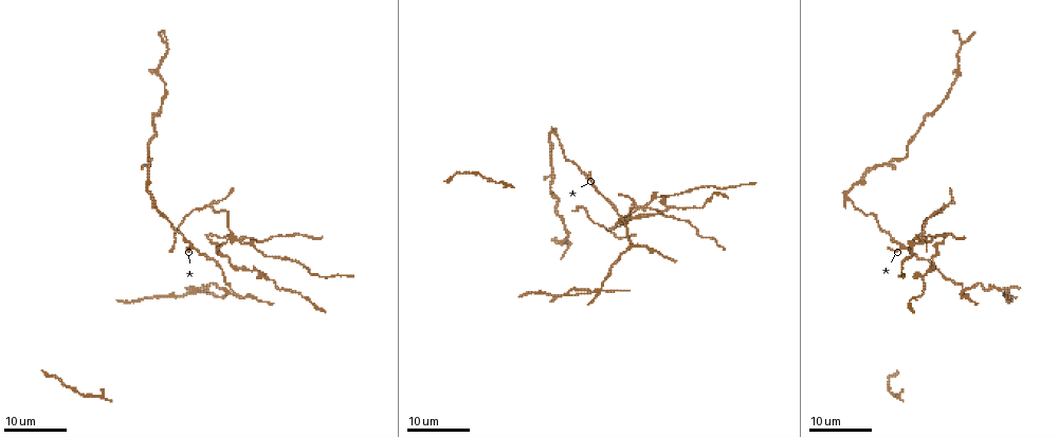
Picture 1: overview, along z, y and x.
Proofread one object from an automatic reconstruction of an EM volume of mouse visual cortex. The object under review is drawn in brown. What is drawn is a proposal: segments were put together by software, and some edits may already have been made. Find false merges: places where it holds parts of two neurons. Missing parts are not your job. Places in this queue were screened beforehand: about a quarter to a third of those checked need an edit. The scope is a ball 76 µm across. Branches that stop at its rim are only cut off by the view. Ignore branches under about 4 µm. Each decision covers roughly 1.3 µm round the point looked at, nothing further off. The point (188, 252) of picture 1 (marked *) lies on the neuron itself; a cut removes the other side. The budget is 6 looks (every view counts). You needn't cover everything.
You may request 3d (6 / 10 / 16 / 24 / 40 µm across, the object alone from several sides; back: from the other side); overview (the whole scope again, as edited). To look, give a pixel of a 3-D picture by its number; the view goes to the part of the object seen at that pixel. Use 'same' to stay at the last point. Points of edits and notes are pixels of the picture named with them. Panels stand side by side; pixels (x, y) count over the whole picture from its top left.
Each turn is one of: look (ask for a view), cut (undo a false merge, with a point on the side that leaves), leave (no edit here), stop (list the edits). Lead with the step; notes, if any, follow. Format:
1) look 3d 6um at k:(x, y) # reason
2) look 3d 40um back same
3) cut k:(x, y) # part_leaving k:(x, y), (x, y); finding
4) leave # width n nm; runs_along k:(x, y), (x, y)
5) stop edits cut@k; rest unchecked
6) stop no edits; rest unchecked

look 3d 24um at 1:(229, 293) # three arms meet

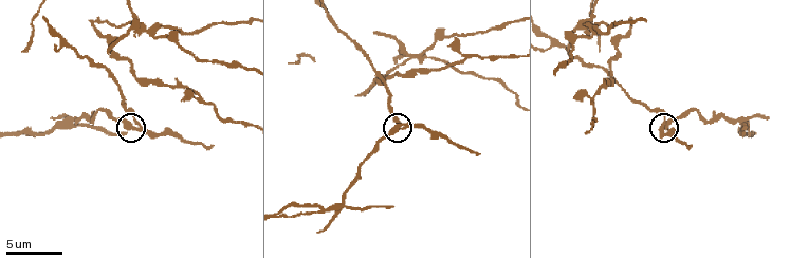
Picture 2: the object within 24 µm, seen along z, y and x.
look 3d 10um at 2:(395, 126) # zoom in

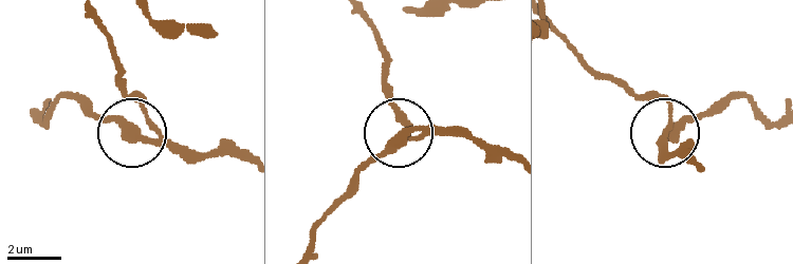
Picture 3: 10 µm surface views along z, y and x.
cut 3:(122, 129) # width 270 nm; part_leaving 3:(155, 142), (144, 134), (165, 32), (158, 18); two neurons meet here

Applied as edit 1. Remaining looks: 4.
look overview

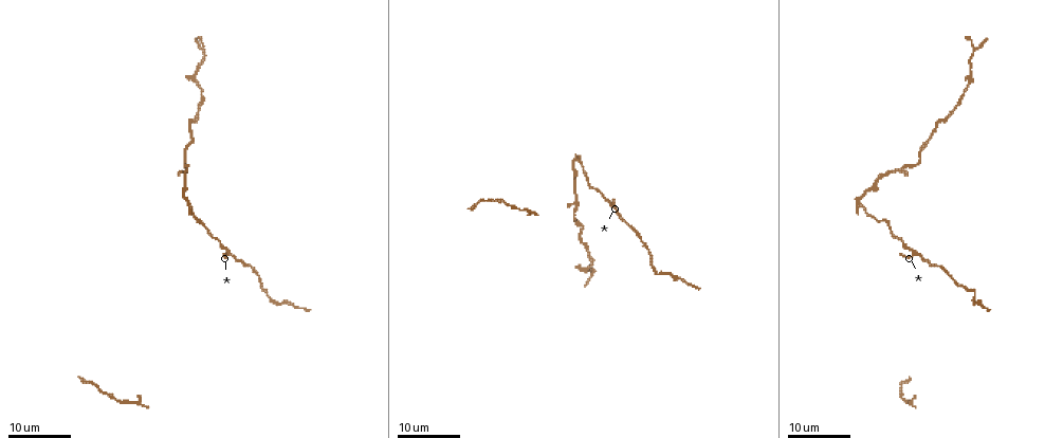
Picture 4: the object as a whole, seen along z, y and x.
look 3d 16um at 4:(617, 213) # two arms in line, one across

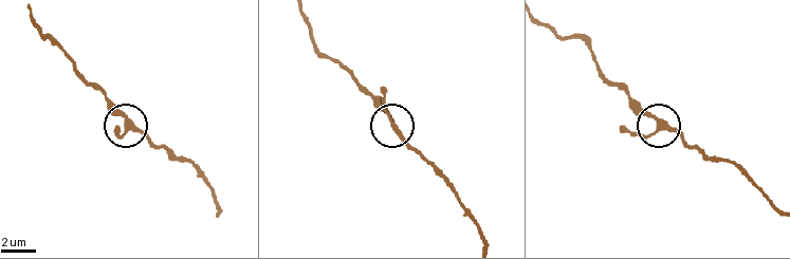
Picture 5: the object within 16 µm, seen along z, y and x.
look 3d 6um at 5:(663, 123)

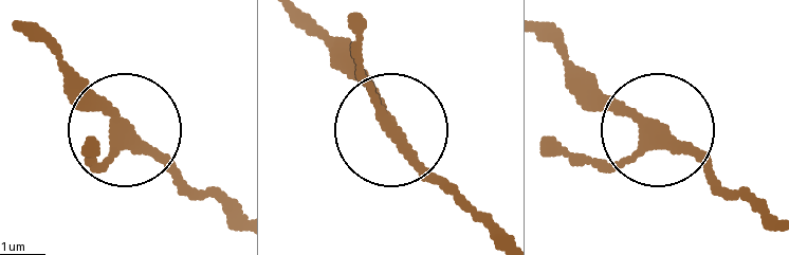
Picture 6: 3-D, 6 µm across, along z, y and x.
leave # arms 3; runs_along 6:(99, 170), (111, 140), (130, 132), (195, 193); one neuron here

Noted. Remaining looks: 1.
stop edits cut@3; rest unchecked

